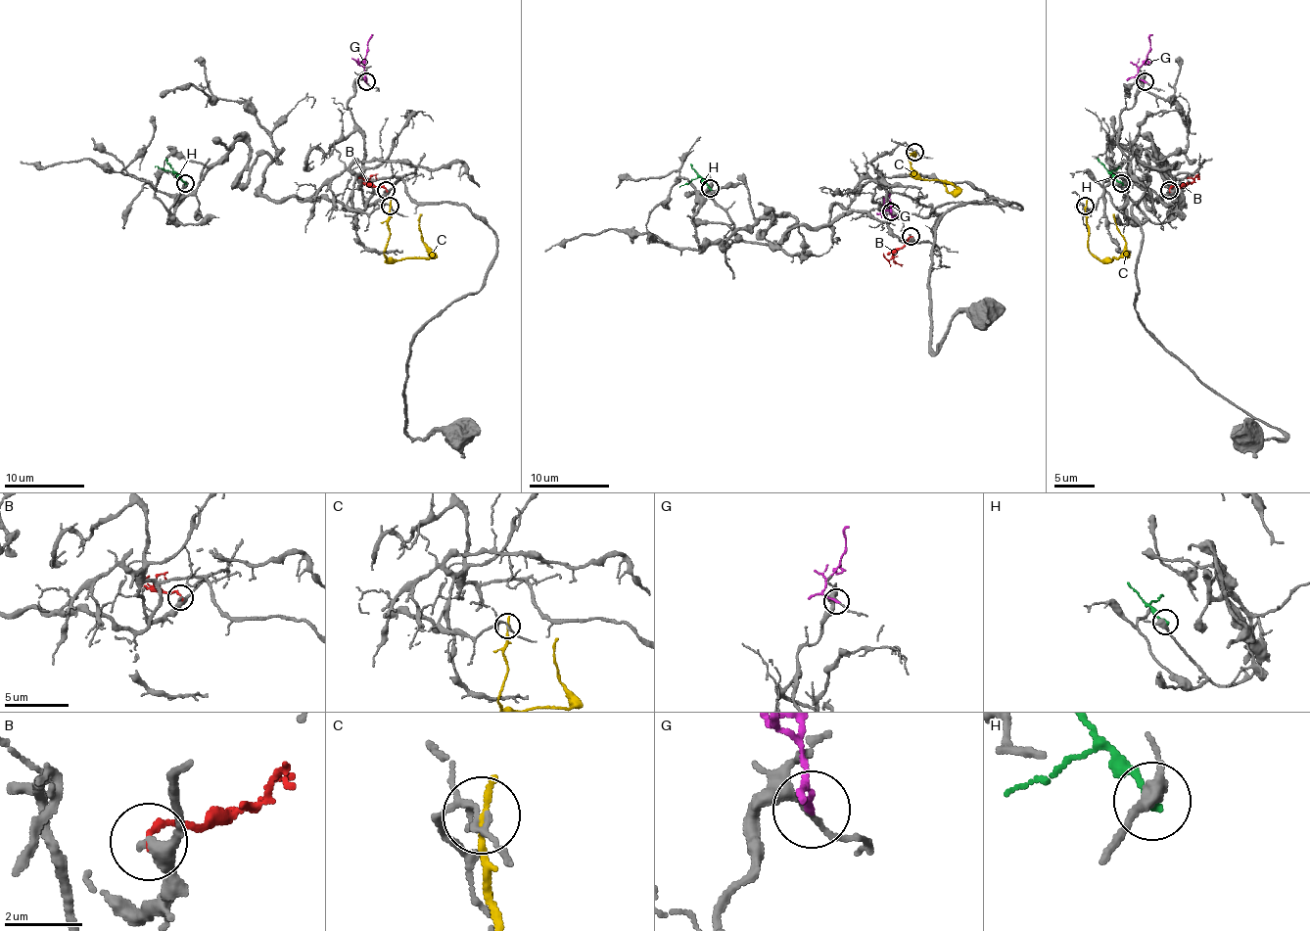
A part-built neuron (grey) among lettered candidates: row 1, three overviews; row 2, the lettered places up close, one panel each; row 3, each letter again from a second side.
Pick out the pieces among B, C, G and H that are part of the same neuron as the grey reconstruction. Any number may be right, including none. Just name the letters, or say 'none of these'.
B

